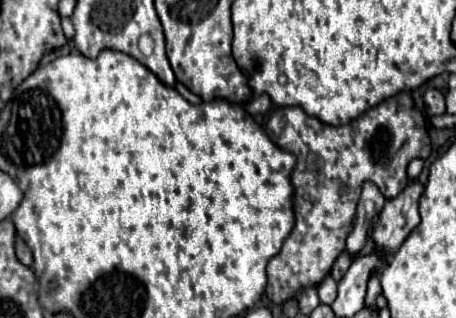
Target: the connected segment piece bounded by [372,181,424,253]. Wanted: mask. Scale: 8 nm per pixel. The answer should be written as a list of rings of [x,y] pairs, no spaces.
[[[412,181],[396,199],[386,201],[378,223],[372,229],[372,239],[376,243],[376,249],[394,253],[402,241],[418,227],[420,213],[418,213],[418,201],[424,193],[424,185],[418,181]]]

